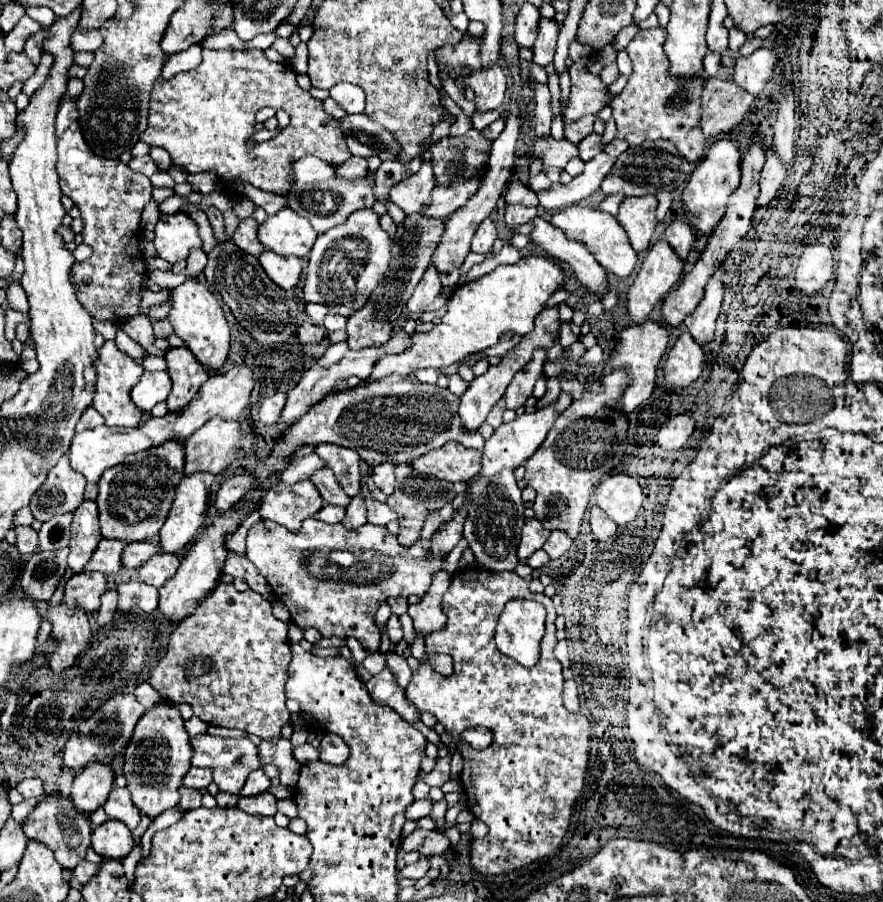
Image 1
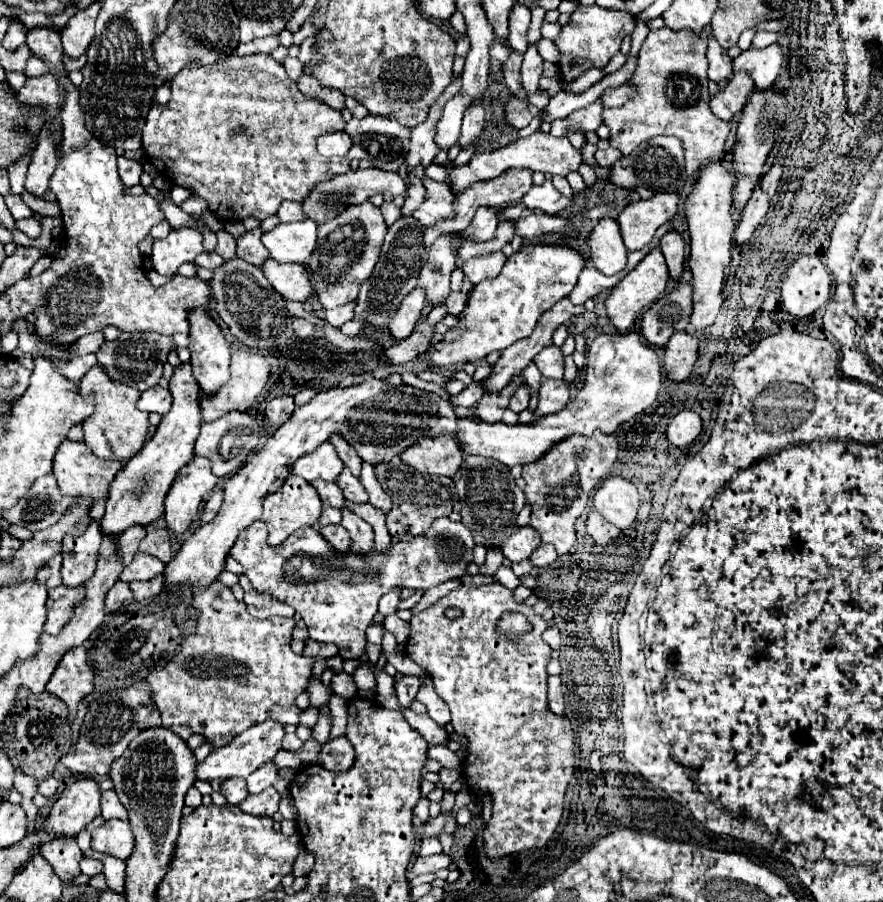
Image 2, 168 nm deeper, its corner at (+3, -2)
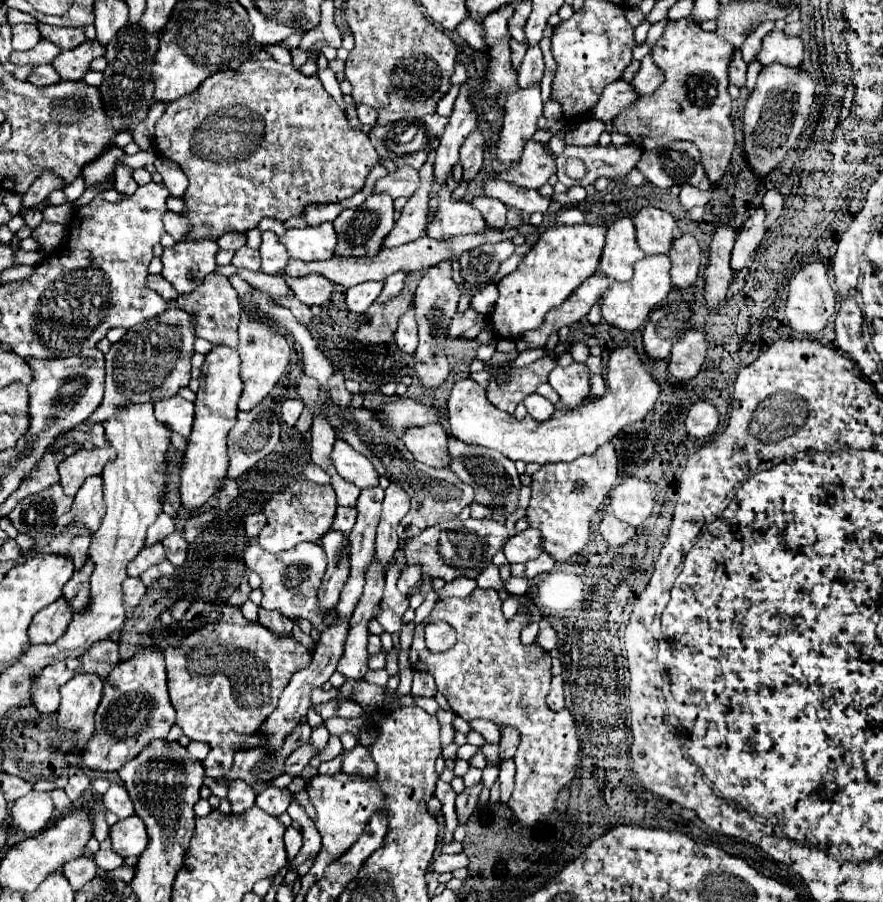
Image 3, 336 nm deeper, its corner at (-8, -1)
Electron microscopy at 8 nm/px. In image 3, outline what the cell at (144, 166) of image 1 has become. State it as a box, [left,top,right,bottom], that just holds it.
[114,165,138,197]

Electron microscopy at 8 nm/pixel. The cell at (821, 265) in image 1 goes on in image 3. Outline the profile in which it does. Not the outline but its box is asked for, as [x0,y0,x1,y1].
[786,261,836,335]

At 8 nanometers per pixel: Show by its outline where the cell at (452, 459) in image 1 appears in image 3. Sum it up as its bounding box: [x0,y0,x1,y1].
[402,423,448,467]

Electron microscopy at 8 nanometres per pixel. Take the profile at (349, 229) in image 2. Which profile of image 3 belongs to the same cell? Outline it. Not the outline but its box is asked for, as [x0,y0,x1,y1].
[334,193,394,255]

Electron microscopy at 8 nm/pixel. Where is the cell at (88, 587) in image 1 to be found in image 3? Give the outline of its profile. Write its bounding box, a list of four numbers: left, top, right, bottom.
[28,599,72,645]

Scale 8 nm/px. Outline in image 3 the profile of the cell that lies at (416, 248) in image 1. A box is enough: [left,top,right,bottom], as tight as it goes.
[498,141,556,189]

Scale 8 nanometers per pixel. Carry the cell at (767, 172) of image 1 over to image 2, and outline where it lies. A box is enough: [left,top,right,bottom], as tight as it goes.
[735,186,769,244]

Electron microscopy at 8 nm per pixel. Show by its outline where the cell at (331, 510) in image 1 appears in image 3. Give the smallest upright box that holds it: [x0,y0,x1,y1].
[334,507,356,533]

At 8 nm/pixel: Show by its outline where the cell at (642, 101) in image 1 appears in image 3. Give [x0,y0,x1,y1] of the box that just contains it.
[614,17,734,181]

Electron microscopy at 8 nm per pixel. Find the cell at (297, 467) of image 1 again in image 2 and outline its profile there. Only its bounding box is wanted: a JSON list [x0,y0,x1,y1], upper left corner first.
[293,442,343,482]

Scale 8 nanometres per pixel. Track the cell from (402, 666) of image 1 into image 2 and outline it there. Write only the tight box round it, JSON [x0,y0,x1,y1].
[395,676,419,706]

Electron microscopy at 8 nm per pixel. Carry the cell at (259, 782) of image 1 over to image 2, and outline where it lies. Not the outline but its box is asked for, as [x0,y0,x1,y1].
[247,762,277,794]

